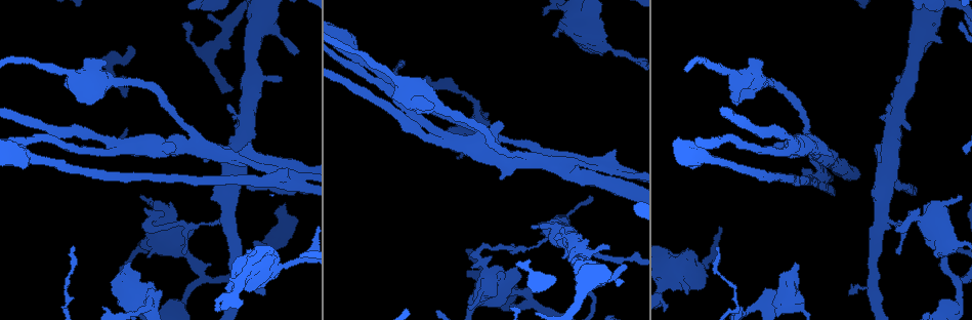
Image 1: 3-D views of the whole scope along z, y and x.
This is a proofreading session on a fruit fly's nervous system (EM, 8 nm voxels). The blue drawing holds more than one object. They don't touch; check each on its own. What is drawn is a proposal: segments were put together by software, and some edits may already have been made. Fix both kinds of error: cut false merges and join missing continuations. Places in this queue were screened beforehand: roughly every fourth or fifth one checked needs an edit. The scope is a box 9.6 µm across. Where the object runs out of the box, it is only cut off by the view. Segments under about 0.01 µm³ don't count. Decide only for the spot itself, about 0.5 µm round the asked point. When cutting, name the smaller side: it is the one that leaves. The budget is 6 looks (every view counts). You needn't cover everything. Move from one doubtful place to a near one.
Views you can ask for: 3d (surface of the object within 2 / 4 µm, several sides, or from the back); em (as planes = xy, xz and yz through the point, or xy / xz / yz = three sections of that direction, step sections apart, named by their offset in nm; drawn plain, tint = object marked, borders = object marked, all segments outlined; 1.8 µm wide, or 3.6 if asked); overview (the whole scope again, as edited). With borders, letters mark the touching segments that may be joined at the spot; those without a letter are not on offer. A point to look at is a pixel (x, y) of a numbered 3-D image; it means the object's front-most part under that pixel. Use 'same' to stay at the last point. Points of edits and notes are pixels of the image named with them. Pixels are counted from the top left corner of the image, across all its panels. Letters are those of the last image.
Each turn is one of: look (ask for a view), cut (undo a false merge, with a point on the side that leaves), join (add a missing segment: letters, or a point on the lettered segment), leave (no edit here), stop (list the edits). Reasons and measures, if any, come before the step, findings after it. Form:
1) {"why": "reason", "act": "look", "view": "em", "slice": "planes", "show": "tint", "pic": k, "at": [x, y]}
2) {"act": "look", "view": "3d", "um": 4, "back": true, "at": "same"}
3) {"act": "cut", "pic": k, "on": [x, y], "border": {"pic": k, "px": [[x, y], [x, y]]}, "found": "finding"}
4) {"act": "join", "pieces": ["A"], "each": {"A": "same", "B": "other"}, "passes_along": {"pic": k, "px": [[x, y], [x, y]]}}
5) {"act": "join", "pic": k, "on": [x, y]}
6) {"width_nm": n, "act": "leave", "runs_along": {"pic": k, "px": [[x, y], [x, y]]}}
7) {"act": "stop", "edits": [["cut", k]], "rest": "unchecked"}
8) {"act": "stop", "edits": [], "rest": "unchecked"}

{"why": "branch stops here", "act": "look", "view": "em", "slice": "yz", "step": 8, "show": "borders", "pic": 1, "at": [556, 34]}

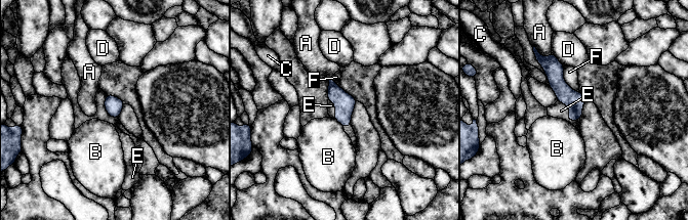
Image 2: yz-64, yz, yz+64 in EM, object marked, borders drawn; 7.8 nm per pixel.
{"why": "another direction", "act": "look", "view": "em", "slice": "xy", "step": 16, "show": "borders", "at": "same"}

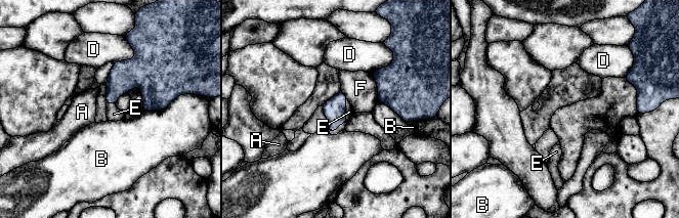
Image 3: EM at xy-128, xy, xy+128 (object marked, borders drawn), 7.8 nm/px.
{"longest_contact_nm": ["E", 300], "act": "join", "pieces": ["E"], "each": {"A": "other", "B": "other", "D": "other", "E": "same", "F": "other"}, "passes_along": {"pic": 3, "px": [[335, 108], [345, 118], [349, 112]]}, "found": "it goes on there"}

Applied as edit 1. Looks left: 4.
{"act": "look", "view": "overview"}

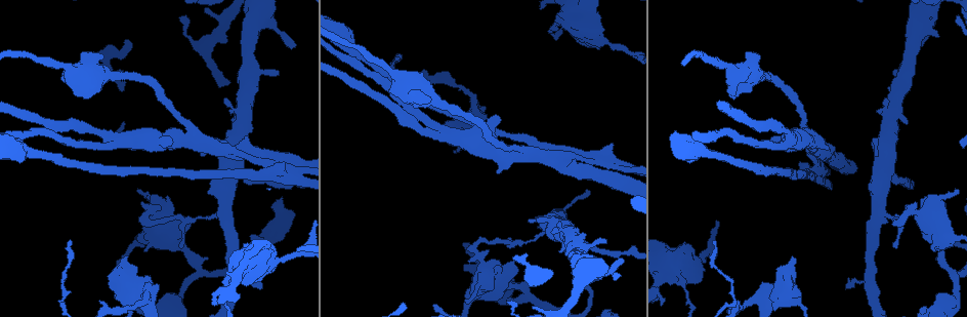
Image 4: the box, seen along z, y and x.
{"why": "thin end", "act": "look", "view": "em", "um": 3.6, "slice": "planes", "show": "borders", "pic": 4, "at": [398, 59]}

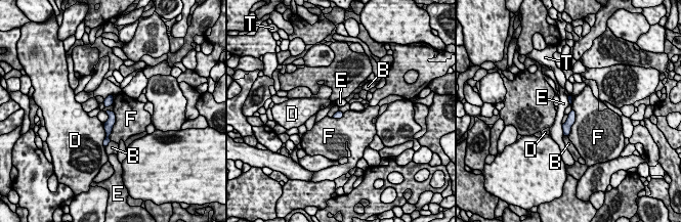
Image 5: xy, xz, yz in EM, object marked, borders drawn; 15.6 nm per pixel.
{"act": "leave", "each": {"B": "other", "D": "other", "E": "other", "F": "other", "T": "other"}, "runs_along": {"pic": 5, "px": [[111, 97], [105, 141]]}, "found": "none of them fits"}

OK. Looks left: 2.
{"why": "calibre changes", "act": "look", "view": "em", "um": 3.6, "slice": "xz", "step": 8, "show": "tint", "pic": 4, "at": [786, 281]}

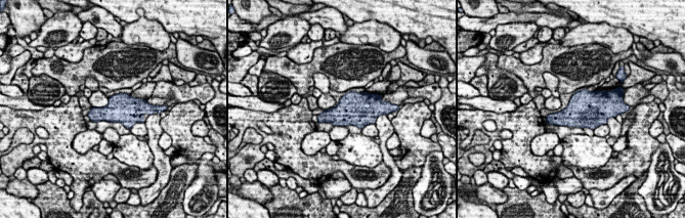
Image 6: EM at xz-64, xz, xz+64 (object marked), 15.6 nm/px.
{"act": "look", "view": "em", "um": 3.6, "slice": "planes", "show": "borders", "at": "same"}

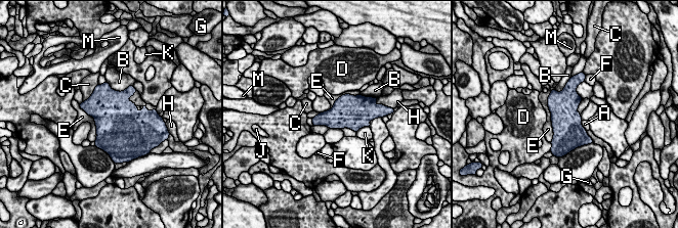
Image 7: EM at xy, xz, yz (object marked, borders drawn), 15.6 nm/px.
{"longest_contact_nm": ["E", 800], "act": "leave", "each": {"A": "other", "B": "other", "C": "other", "D": "other", "E": "other", "F": "other", "G": "other", "H": "other", "J": "other", "K": "other", "M": "other"}, "border": {"pic": 7, "px": [[550, 91], [551, 142]]}, "found": "continuous, no second neuron"}

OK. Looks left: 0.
{"act": "stop", "edits": [["join", 3]], "rest": "unchecked"}

